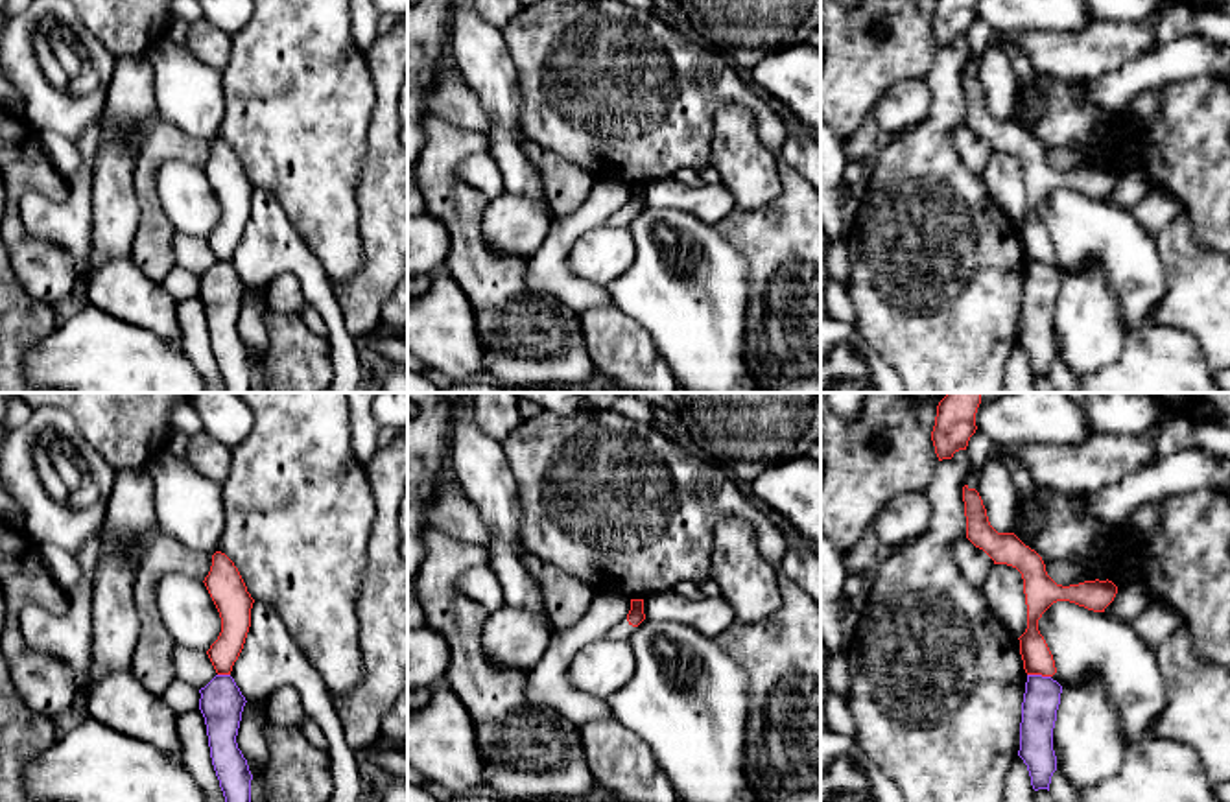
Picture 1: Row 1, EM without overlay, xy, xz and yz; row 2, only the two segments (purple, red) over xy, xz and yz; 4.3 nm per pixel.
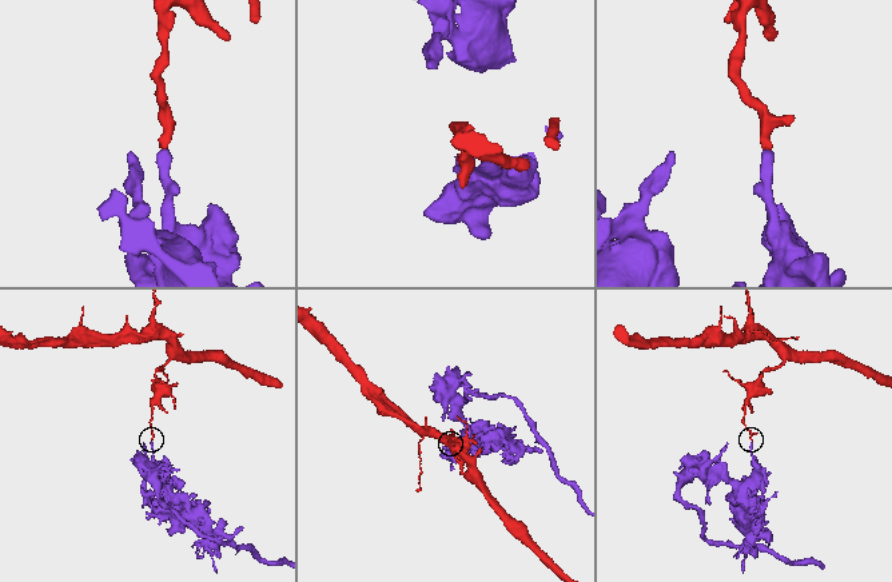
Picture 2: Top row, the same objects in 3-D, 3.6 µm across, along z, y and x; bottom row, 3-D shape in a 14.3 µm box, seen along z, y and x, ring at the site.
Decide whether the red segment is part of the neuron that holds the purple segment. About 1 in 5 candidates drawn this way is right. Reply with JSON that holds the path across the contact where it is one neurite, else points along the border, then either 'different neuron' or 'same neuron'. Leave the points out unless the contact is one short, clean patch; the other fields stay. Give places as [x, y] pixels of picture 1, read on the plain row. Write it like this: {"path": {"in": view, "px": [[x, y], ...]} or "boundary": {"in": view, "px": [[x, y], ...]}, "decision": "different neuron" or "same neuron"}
{"boundary": {"in": "yz", "px": [[1028, 260], [1050, 264]]}, "decision": "different neuron"}

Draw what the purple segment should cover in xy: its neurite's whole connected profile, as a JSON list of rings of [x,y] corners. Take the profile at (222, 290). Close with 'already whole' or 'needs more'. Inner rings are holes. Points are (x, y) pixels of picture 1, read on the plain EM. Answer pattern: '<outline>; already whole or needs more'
[[[216,262],[199,280],[199,297],[225,393],[251,393],[253,361],[236,330],[247,288],[231,262]]]; already whole

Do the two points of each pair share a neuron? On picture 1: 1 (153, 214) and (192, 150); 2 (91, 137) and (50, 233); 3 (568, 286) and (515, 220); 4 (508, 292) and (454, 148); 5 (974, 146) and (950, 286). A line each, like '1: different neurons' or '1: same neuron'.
1: same neuron
2: same neuron
3: different neurons
4: same neuron
5: different neurons

